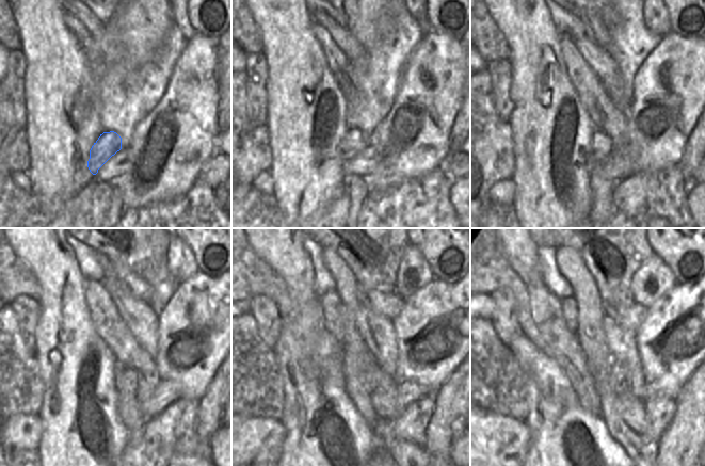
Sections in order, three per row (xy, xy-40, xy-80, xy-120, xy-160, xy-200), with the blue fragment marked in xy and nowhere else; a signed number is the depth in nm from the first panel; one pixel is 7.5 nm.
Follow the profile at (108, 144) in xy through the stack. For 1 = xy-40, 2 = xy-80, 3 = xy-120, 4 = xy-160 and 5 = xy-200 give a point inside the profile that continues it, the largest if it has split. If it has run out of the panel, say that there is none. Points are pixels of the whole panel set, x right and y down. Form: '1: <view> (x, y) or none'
1: xy-40 (354, 142)
2: xy-80 (602, 144)
3: xy-120 (128, 376)
4: xy-160 (378, 373)
5: xy-200 (620, 369)

